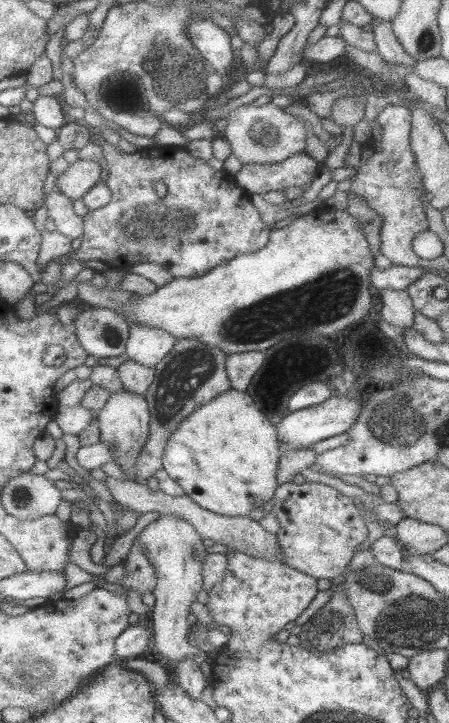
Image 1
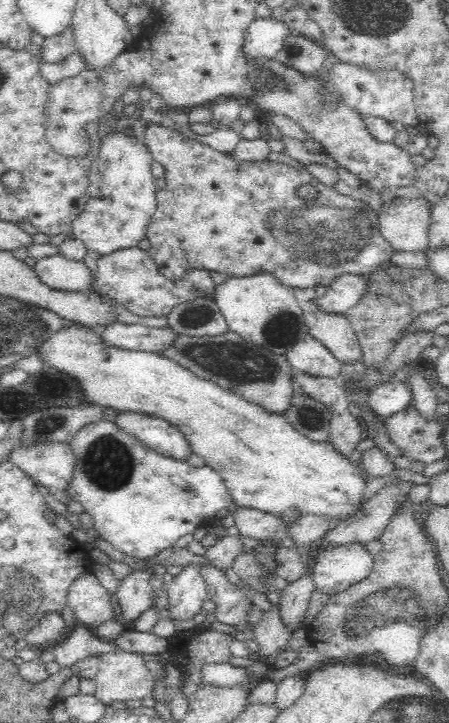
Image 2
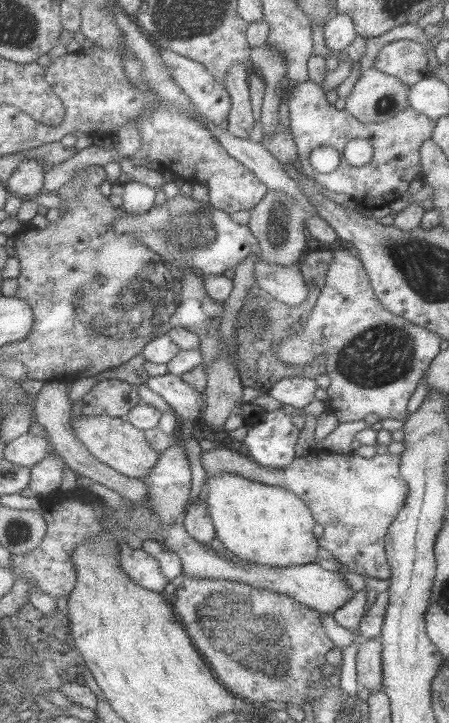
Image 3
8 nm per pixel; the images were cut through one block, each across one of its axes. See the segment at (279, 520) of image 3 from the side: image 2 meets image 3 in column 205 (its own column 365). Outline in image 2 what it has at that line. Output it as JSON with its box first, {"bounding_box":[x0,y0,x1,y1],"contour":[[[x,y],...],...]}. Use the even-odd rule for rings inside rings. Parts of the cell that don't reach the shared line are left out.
{"bounding_box":[37,324,367,520],"contour":[[[78,324],[67,325],[59,332],[52,334],[52,336],[40,346],[37,353],[39,358],[42,359],[42,366],[58,370],[58,372],[66,372],[66,375],[72,376],[72,379],[80,384],[80,388],[82,388],[82,392],[84,392],[84,398],[86,398],[88,402],[94,402],[94,404],[100,404],[100,406],[110,406],[110,408],[116,408],[116,410],[122,410],[122,412],[144,412],[160,417],[168,421],[172,426],[175,426],[182,432],[182,435],[186,437],[186,442],[190,443],[191,452],[201,456],[206,465],[211,466],[222,476],[230,496],[233,496],[234,502],[239,507],[247,506],[248,508],[258,508],[261,509],[262,512],[270,512],[278,517],[286,508],[292,508],[292,506],[297,505],[297,508],[301,508],[301,514],[321,514],[322,516],[329,516],[330,519],[340,518],[341,520],[352,516],[352,514],[356,514],[363,504],[363,493],[367,484],[359,467],[354,465],[352,459],[346,459],[346,457],[342,456],[342,453],[338,453],[327,440],[324,442],[312,442],[308,440],[308,438],[298,433],[298,431],[290,425],[284,415],[270,414],[268,411],[262,410],[262,407],[258,406],[258,404],[252,404],[246,401],[246,399],[240,398],[240,396],[232,393],[231,390],[224,390],[224,388],[214,384],[212,381],[197,377],[186,367],[174,362],[174,360],[170,360],[154,352],[151,354],[150,352],[126,350],[124,348],[110,346],[104,341],[104,337],[102,337],[102,333],[99,329],[94,330],[82,327]]]}

